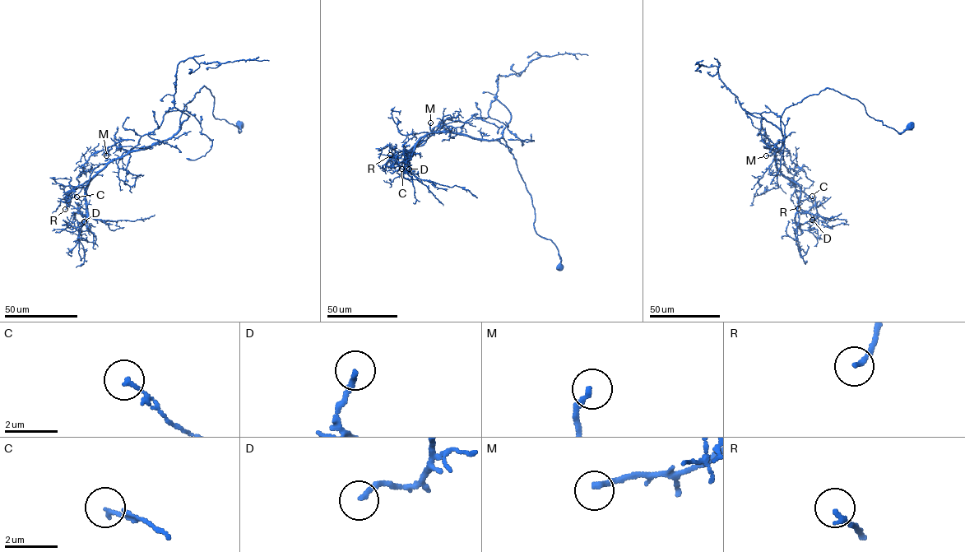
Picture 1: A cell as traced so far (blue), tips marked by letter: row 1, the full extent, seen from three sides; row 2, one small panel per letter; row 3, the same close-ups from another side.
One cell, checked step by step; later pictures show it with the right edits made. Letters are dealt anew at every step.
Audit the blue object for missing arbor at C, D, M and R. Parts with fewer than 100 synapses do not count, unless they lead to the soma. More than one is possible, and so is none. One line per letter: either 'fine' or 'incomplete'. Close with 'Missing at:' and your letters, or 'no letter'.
C: fine
D: fine
M: fine
R: fine
Missing at: no letter

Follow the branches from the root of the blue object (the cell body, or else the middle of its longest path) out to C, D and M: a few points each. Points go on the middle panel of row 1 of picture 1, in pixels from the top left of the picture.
C: (559, 267), (556, 245), (535, 229), (531, 197), (502, 136), (431, 132), (417, 142), (405, 172), (401, 169)
D: (559, 267), (556, 245), (535, 229), (531, 197), (502, 136), (429, 132), (409, 169)
M: (559, 267), (556, 245), (535, 229), (531, 197), (503, 139), (476, 139), (443, 127), (432, 132), (430, 122)

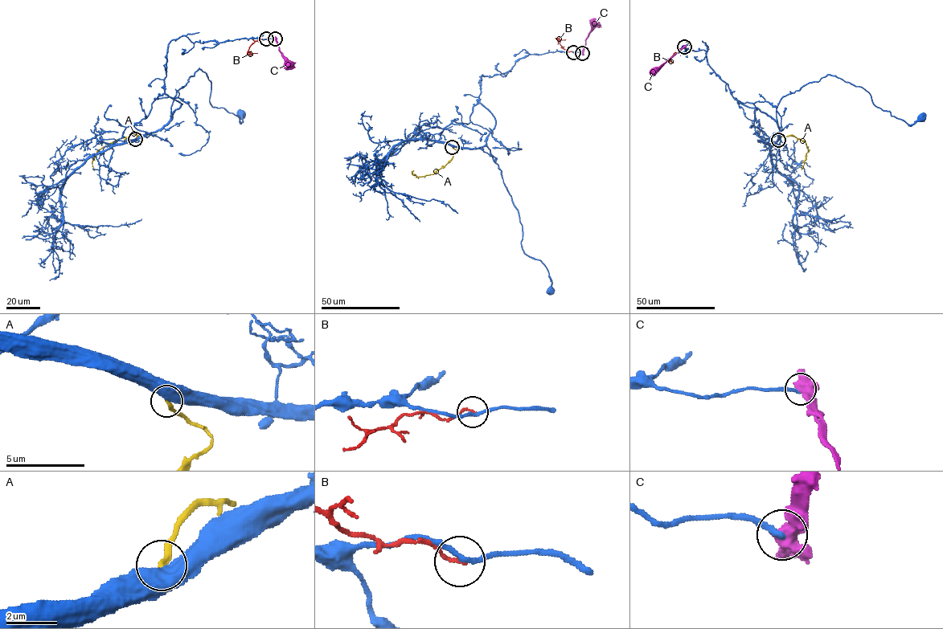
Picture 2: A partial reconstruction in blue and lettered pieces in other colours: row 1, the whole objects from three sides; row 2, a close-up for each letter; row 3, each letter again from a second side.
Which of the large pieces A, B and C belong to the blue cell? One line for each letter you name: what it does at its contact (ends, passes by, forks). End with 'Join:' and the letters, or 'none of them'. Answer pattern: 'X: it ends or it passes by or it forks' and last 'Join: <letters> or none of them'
Join: none of them

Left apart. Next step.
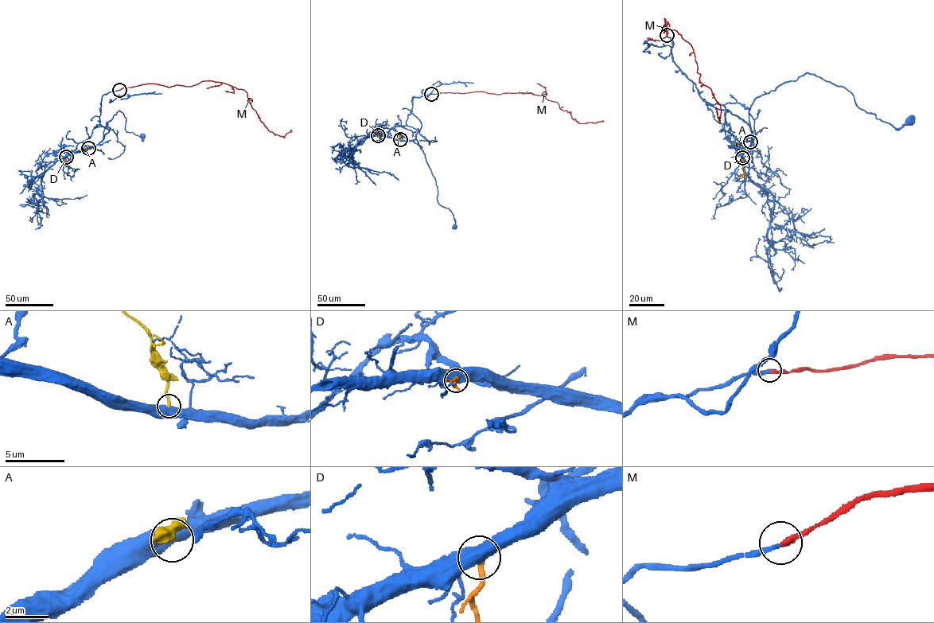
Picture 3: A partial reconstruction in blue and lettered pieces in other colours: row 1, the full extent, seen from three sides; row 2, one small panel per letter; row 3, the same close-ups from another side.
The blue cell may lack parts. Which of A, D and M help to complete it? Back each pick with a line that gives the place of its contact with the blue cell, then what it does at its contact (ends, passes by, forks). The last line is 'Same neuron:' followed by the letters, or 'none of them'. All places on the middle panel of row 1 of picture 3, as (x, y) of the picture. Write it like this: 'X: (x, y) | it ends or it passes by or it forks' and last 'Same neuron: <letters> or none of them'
M: (431, 94) | it ends
Same neuron: M

